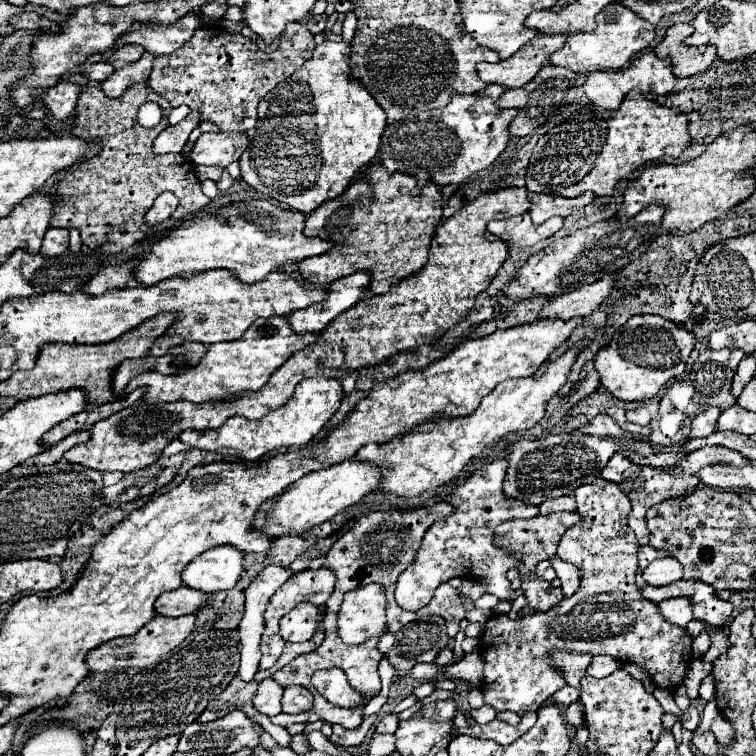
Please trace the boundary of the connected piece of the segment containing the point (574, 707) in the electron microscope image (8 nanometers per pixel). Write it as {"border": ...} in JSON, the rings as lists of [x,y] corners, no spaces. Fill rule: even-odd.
{"border":[[[576,701],[566,709],[566,723],[572,729],[578,729],[584,725],[584,713],[582,713],[582,703]]]}

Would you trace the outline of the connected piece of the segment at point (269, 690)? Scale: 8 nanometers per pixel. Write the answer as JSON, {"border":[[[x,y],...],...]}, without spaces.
{"border":[[[264,679],[260,685],[258,685],[258,691],[254,695],[254,707],[258,713],[264,713],[268,717],[272,715],[278,715],[282,709],[280,709],[280,699],[282,699],[282,687],[272,679]]]}

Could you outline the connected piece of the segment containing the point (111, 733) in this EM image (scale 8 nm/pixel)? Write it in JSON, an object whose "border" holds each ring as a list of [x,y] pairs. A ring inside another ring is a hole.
{"border":[[[108,715],[102,727],[96,731],[98,737],[110,745],[116,745],[116,715]]]}

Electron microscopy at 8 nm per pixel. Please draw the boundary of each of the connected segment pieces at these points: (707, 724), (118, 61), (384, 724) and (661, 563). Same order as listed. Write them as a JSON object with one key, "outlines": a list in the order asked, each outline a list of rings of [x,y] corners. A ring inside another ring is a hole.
{"outlines":[[[[716,701],[708,702],[704,708],[703,715],[701,716],[701,726],[696,728],[696,732],[703,734],[710,731],[711,725],[719,713],[720,710],[716,705]]],[[[124,45],[124,47],[116,49],[116,51],[110,55],[108,63],[114,65],[114,67],[124,67],[124,65],[128,65],[128,63],[138,61],[138,59],[142,57],[142,53],[144,53],[144,49],[140,49],[140,45]]],[[[386,715],[378,727],[376,727],[376,733],[394,733],[398,727],[398,717],[396,715]]],[[[662,557],[654,559],[644,571],[644,581],[648,585],[668,585],[678,579],[682,579],[682,565],[674,557]]]]}

